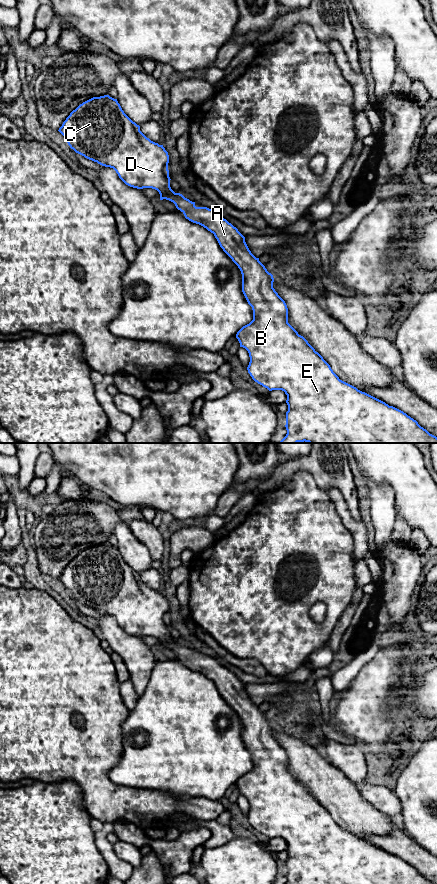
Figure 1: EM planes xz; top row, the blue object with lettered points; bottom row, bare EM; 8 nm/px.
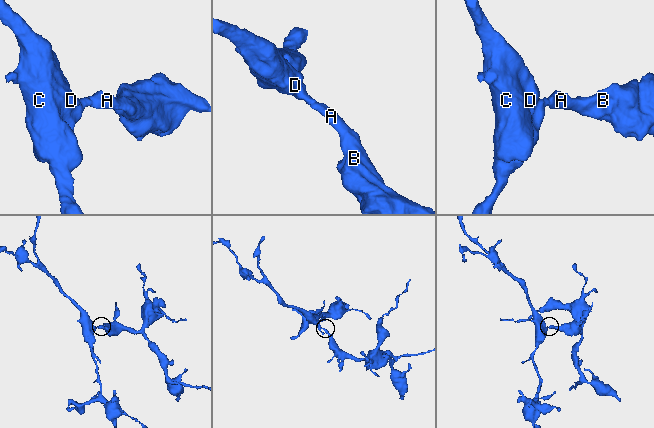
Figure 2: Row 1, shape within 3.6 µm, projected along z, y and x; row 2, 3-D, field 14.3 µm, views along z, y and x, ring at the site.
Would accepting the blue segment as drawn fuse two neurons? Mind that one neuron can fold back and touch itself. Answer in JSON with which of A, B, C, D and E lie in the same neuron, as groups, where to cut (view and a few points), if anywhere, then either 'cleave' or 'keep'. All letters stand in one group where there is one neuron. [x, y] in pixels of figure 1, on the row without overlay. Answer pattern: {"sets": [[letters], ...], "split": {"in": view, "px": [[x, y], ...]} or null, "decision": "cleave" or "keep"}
{"sets": [["A", "B", "C", "D", "E"]], "split": null, "decision": "keep"}

